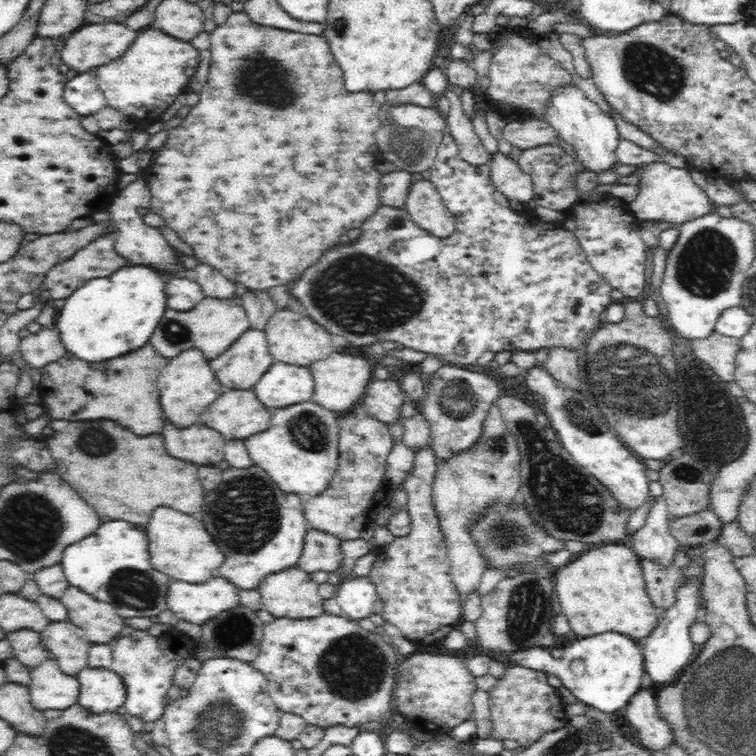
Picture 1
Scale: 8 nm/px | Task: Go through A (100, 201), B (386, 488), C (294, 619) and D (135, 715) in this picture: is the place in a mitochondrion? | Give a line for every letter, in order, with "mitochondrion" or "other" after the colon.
A: other
B: other
C: other
D: other

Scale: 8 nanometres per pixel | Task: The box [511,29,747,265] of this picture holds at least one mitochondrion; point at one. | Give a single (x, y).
(648, 69)

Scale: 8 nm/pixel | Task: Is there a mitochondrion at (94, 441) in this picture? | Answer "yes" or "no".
yes

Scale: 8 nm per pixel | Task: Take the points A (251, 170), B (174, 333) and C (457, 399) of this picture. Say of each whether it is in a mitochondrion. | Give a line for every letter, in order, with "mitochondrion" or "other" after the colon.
A: other
B: mitochondrion
C: mitochondrion

